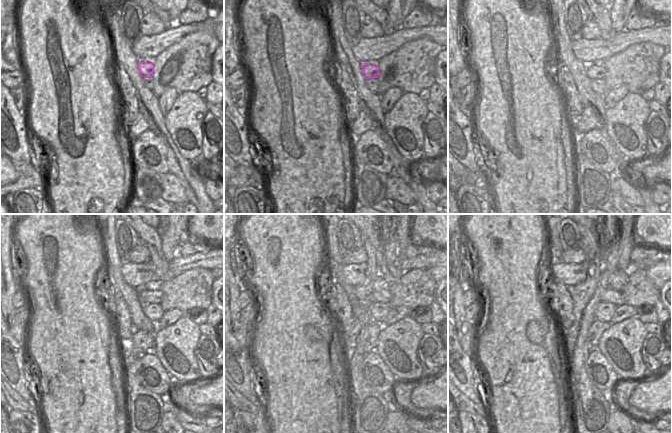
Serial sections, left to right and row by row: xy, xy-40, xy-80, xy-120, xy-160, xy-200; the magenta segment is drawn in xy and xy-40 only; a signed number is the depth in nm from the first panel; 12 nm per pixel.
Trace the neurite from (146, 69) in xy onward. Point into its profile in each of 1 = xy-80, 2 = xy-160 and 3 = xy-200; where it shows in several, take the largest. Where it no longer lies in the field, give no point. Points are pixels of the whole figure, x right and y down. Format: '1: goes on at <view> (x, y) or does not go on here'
1: goes on at xy-80 (593, 72)
2: goes on at xy-160 (383, 296)
3: goes on at xy-200 (611, 296)

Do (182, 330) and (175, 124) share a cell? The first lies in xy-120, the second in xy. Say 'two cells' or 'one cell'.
one cell

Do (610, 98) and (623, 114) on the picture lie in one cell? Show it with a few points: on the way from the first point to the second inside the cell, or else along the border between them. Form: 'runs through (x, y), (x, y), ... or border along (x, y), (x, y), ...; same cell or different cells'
border along (628, 91), (624, 97), (606, 110); different cells

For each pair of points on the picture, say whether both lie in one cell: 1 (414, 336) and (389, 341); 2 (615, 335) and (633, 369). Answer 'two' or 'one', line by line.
1: one
2: one

